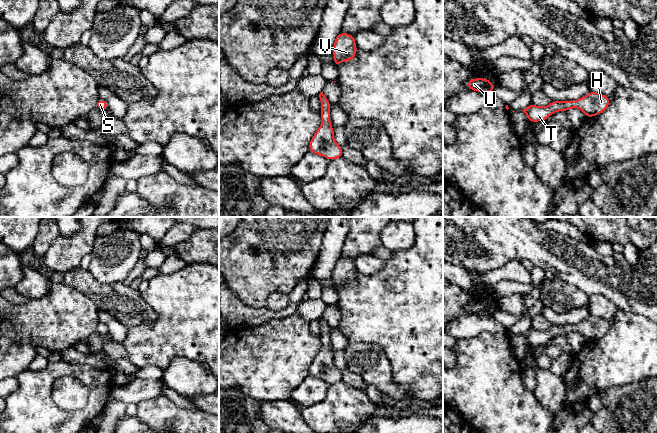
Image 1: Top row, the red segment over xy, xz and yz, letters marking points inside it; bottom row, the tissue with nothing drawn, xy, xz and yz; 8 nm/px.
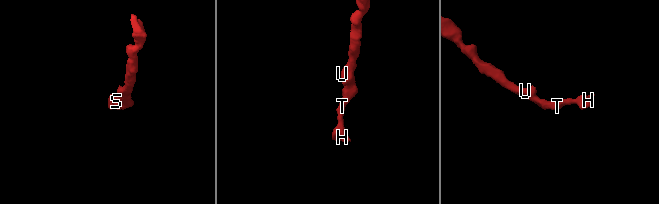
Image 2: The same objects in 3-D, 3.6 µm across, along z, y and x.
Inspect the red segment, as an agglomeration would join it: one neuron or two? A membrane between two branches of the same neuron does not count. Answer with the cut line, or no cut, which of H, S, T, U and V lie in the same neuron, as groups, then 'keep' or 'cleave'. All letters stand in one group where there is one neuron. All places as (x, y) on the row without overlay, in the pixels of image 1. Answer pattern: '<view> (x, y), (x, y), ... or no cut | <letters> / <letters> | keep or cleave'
no cut | H S T U V | keep

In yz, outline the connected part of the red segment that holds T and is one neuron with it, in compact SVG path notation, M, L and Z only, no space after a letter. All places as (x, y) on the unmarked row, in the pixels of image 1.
M590 315L586 320L573 325L552 325L546 331L536 330L530 328L523 335L529 346L539 346L545 345L550 339L557 335L568 335L571 332L581 333L587 342L599 339L603 337L610 328L610 322L597 317Z

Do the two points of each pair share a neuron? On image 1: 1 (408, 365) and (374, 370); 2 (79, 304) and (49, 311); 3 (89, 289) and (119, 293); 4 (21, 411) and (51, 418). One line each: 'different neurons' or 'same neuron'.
1: different neurons
2: same neuron
3: same neuron
4: same neuron

